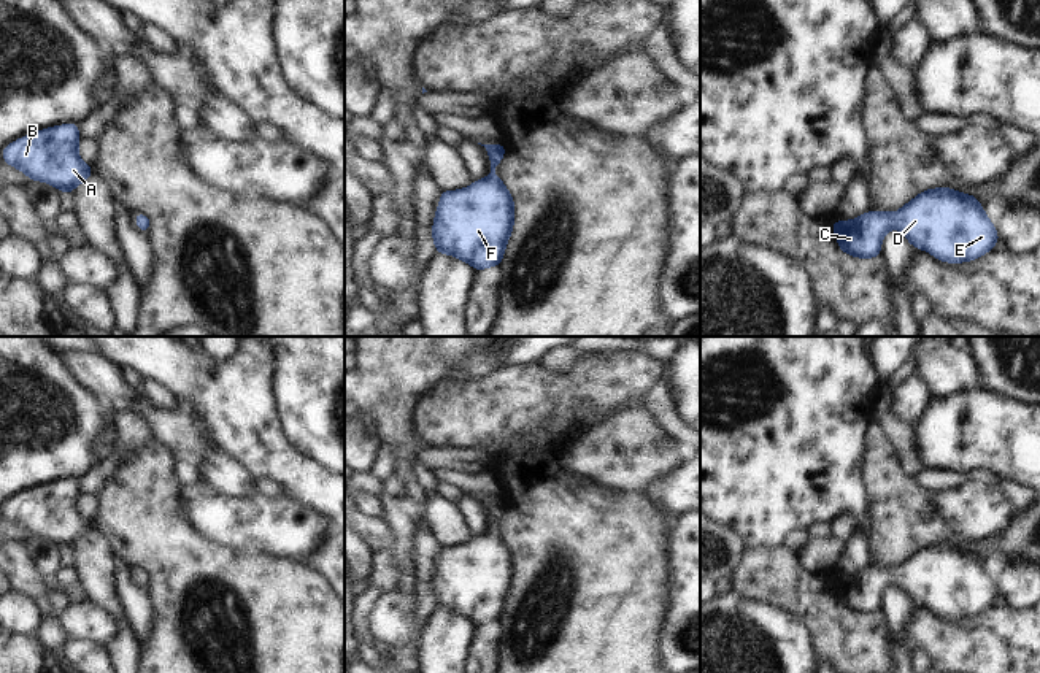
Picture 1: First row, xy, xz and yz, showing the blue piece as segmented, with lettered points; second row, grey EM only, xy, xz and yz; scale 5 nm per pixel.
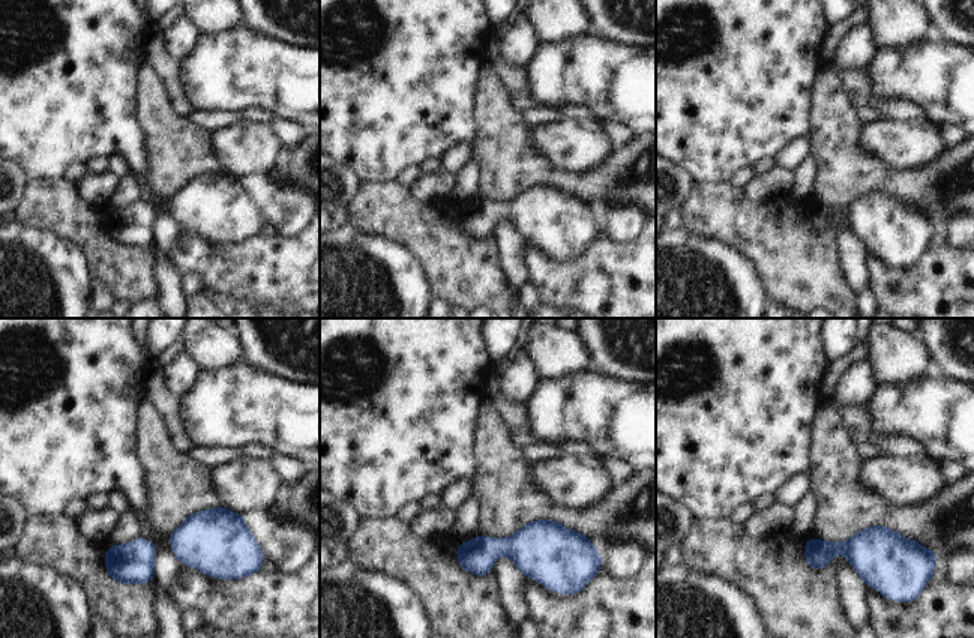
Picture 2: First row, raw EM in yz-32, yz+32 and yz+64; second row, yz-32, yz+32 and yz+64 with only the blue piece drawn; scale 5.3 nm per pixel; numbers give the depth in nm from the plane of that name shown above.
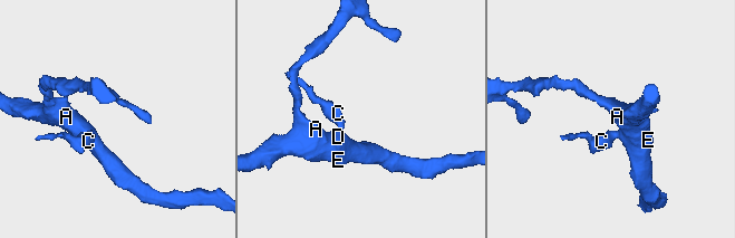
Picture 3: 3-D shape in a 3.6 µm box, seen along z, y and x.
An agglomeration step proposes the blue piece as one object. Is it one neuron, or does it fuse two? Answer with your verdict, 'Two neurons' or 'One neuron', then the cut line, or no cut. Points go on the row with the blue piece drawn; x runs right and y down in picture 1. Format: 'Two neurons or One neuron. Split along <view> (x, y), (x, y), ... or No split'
One neuron. No split

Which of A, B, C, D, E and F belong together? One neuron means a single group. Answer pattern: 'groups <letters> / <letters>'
groups A B C D E F

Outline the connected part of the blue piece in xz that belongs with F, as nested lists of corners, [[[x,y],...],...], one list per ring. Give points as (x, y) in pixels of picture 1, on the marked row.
[[[481,144],[491,159],[491,175],[475,179],[460,190],[441,190],[440,203],[435,211],[432,237],[438,254],[451,254],[470,263],[476,271],[487,267],[500,267],[505,244],[510,240],[514,224],[514,200],[503,181],[495,176],[495,167],[505,156],[505,144]]]

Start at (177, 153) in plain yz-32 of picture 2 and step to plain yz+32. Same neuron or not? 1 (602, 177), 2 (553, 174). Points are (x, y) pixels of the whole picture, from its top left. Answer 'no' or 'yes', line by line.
1: yes
2: yes

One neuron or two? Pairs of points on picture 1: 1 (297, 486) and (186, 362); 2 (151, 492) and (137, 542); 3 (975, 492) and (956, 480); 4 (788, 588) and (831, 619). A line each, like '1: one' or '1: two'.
1: one
2: one
3: two
4: one

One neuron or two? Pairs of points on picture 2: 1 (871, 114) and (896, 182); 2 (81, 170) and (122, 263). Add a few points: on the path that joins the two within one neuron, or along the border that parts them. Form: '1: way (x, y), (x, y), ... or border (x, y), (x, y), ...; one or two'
1: border (856, 110), (856, 116), (863, 123); two
2: border (65, 176), (78, 183); two

